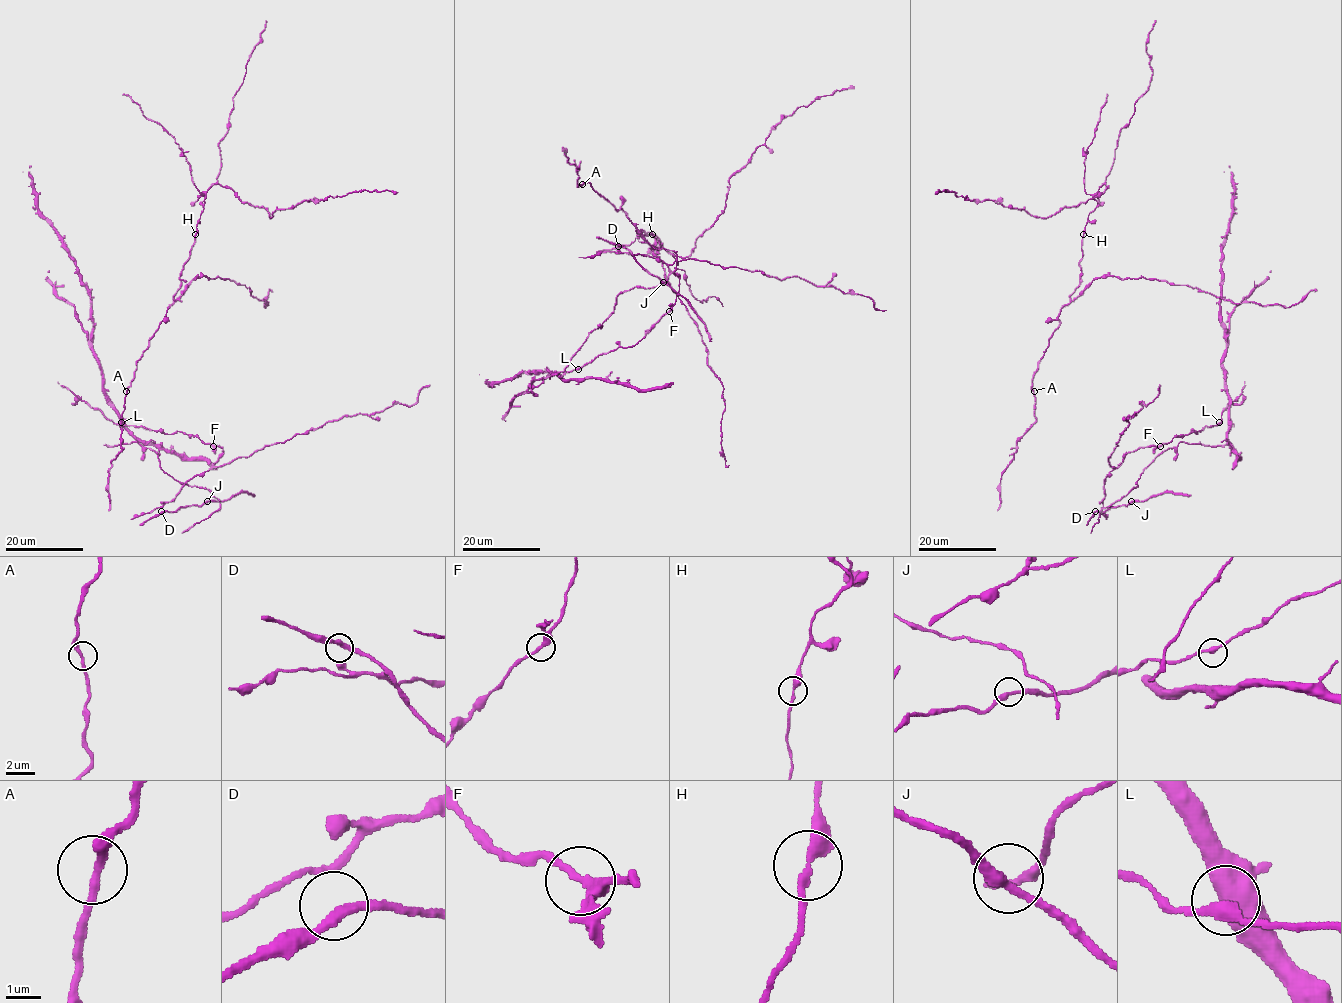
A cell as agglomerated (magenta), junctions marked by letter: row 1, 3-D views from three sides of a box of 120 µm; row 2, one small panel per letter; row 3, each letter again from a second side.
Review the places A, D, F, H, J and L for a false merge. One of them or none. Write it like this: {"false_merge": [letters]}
{"false_merge": []}

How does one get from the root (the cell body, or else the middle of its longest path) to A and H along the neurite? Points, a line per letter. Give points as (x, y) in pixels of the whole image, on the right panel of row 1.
A: (1000, 500), (1001, 472), (1013, 459), (1017, 441), (1035, 420), (1034, 391)
H: (1000, 500), (1001, 472), (1035, 420), (1032, 379), (1037, 362), (1060, 323), (1060, 310), (1079, 284), (1083, 234)

